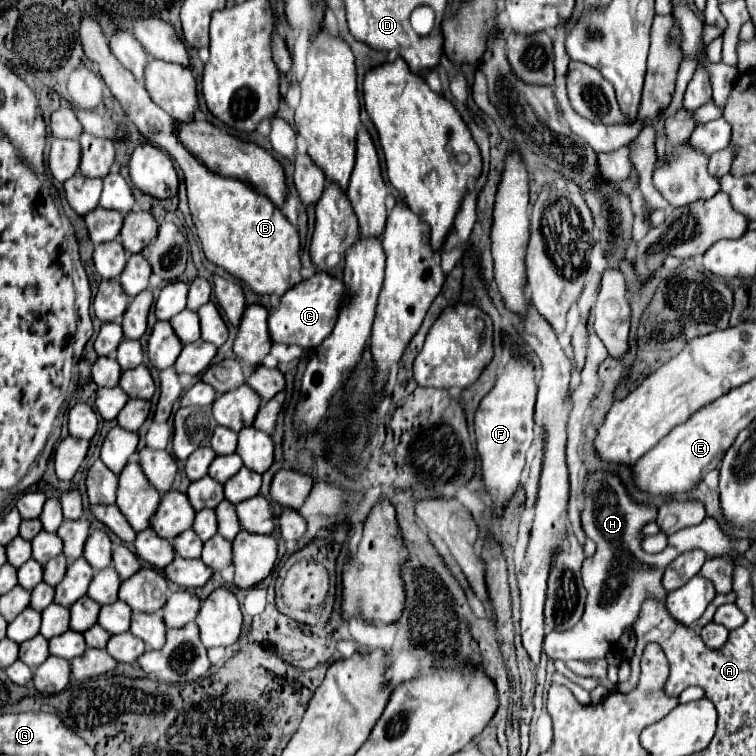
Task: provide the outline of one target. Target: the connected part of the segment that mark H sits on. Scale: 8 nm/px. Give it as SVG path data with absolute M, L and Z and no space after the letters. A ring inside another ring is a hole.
M597 471L587 479L585 511L581 519L585 535L597 543L595 555L585 559L581 569L583 583L587 589L587 605L581 621L573 629L551 631L545 637L543 649L551 659L595 661L605 659L611 651L617 651L623 631L637 621L637 615L641 613L641 603L645 603L645 599L667 599L667 591L661 585L661 577L667 565L677 555L693 549L703 549L711 555L727 555L731 549L747 551L749 547L747 539L737 543L731 541L731 537L721 531L715 519L705 517L699 525L669 535L669 545L661 553L649 555L641 549L641 527L653 521L655 517L657 509L633 503L615 475ZM613 589L617 591L617 595L613 595Z

